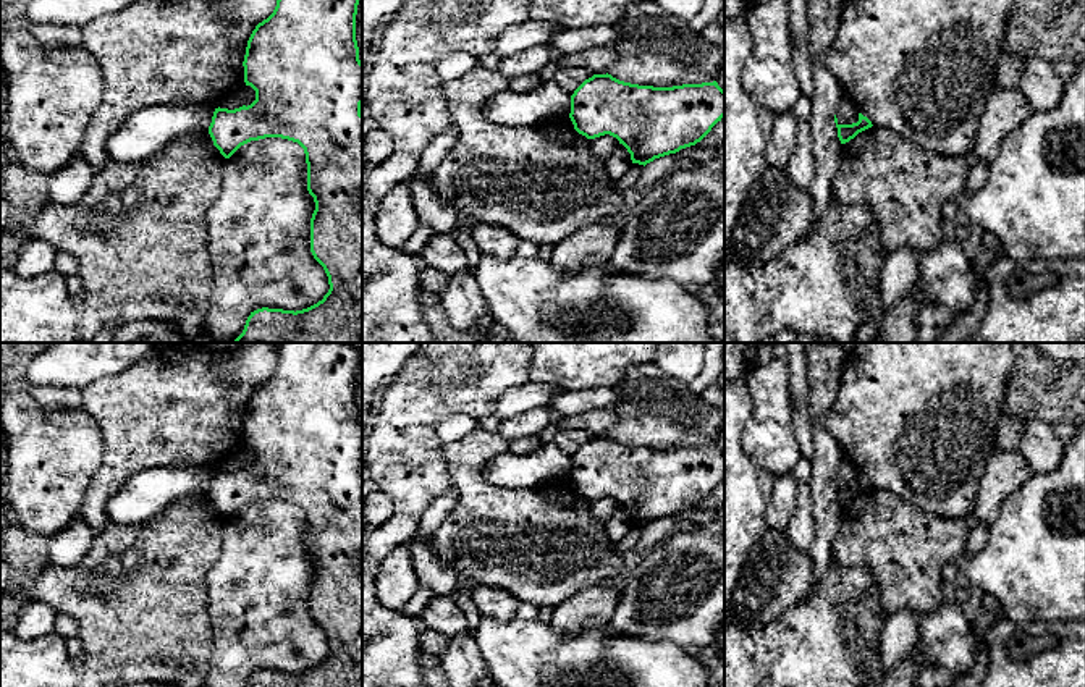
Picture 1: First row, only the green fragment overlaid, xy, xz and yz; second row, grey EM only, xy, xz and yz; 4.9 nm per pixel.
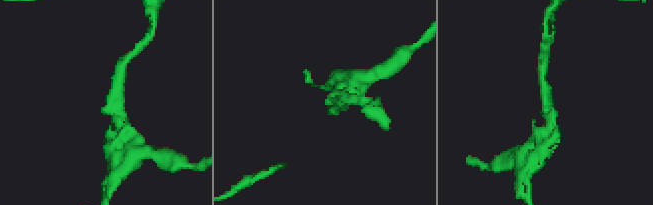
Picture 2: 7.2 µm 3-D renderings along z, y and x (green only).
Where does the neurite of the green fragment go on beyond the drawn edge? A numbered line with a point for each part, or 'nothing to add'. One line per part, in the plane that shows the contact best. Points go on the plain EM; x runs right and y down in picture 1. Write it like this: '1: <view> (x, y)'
nothing to add

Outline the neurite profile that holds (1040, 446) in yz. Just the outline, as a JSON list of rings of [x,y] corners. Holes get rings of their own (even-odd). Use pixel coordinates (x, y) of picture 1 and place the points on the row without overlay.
[[[1033,417],[1022,424],[1017,453],[1033,475],[1054,472],[1062,462],[1064,443],[1043,419]]]

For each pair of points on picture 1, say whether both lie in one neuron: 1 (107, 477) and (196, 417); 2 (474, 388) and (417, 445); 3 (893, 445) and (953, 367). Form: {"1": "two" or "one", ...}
{"1": "one", "2": "one", "3": "one"}

